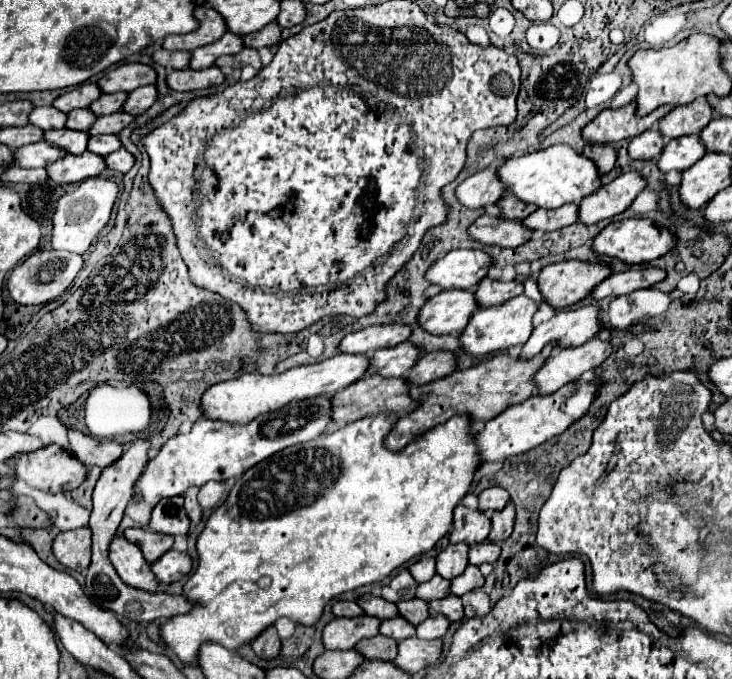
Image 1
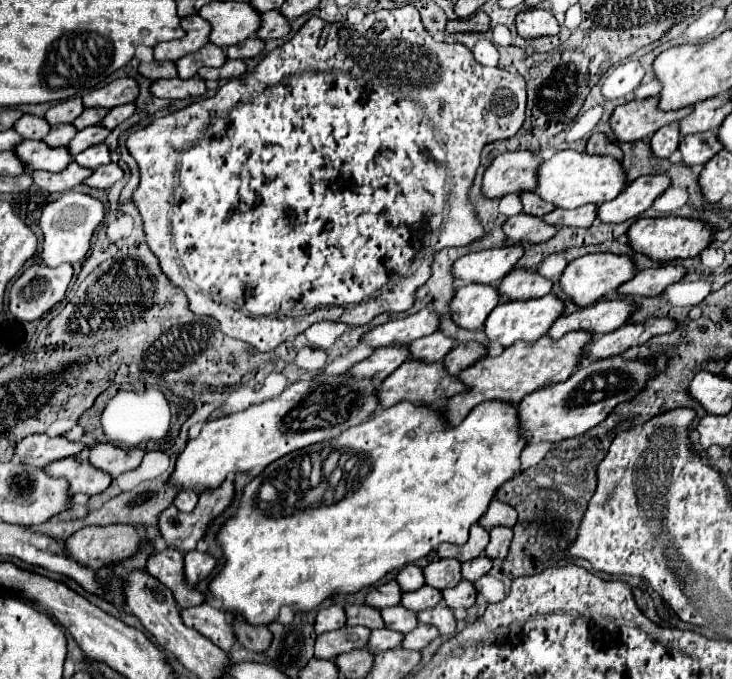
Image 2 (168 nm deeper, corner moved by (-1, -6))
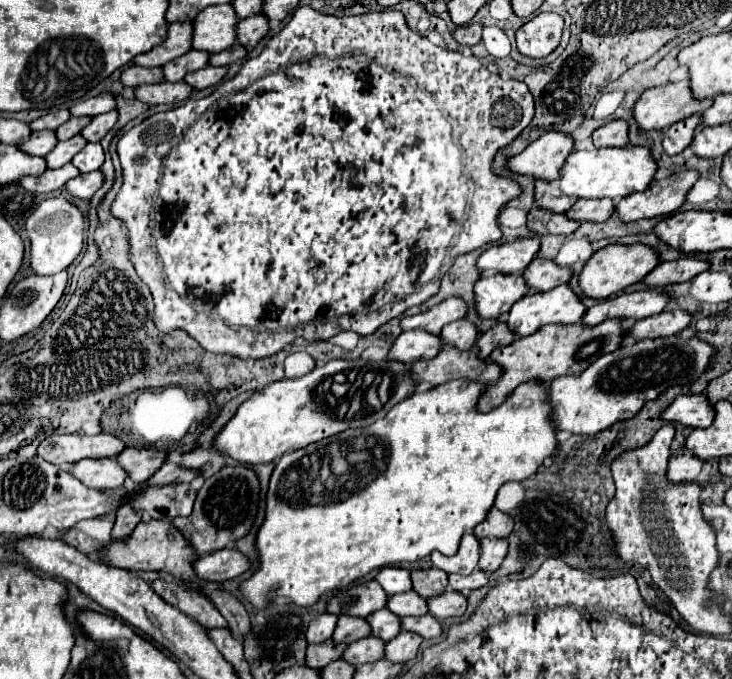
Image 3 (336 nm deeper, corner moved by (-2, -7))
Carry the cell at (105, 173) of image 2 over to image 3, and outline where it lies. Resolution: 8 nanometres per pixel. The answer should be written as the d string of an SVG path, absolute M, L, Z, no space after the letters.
M96 170L96 172L80 174L80 176L72 178L70 182L64 184L64 188L66 188L72 196L76 196L76 198L86 198L86 200L88 200L88 198L92 198L92 194L102 186L102 180L104 180L102 172Z

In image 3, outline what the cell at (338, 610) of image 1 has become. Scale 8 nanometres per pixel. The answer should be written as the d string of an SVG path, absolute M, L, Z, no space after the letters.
M320 614L318 618L314 618L306 630L306 640L308 644L318 644L318 642L326 642L332 638L334 626L336 626L336 616L332 614Z

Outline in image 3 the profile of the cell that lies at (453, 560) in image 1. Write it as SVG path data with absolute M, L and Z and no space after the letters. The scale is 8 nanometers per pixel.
M438 568L414 570L410 572L410 578L412 578L412 590L426 600L432 596L440 596L442 592L448 590L448 574Z

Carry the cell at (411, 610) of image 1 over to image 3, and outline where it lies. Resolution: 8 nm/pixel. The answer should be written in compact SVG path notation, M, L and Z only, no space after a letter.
M378 610L374 614L370 614L366 618L366 622L370 624L370 630L372 630L372 636L388 642L390 638L394 638L394 634L398 634L402 628L398 626L400 618L394 618L394 614L390 614L388 610Z

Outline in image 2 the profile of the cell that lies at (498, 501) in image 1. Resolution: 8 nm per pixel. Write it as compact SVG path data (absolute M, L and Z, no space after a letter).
M493 499L489 503L489 509L479 519L479 525L485 529L497 527L497 525L513 527L515 523L517 523L517 511L511 505L507 505L505 501L497 501L497 499Z

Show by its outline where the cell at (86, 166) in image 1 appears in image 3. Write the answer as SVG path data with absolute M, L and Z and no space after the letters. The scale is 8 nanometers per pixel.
M66 164L56 170L46 170L40 176L24 176L18 180L18 184L28 192L54 192L54 190L60 190L70 178L78 174L80 174L78 168L74 168L72 164Z

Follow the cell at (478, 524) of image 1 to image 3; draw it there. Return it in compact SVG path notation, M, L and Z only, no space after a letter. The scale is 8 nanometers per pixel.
M472 532L462 536L460 550L454 556L446 558L444 554L438 554L438 552L430 554L432 564L438 570L446 570L448 574L456 572L456 574L462 574L462 576L468 576L468 574L472 574L476 570L478 558L480 558L480 542L474 538Z

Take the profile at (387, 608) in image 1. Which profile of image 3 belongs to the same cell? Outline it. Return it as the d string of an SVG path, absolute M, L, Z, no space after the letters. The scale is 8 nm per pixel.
M340 616L336 630L332 634L332 642L352 644L352 642L366 638L366 636L370 636L370 628L366 626L364 618L344 618L344 616Z

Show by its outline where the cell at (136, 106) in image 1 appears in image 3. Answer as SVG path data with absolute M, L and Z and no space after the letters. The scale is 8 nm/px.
M110 110L110 112L106 112L106 114L94 116L92 122L82 128L82 132L80 132L82 138L84 138L86 142L100 142L100 140L106 136L106 132L116 124L116 120L118 120L116 116L118 116L116 110Z

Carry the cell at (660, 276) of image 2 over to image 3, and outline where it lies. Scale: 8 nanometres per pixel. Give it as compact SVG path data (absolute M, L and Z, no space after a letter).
M680 258L680 260L672 260L672 262L660 262L646 278L646 286L650 288L664 288L668 284L676 284L676 282L686 282L692 280L694 276L698 276L700 272L708 270L710 262L706 260L698 260L698 258Z

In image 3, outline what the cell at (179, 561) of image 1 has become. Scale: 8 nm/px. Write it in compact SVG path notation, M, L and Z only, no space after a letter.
M224 548L214 554L200 556L194 564L194 570L202 580L218 584L244 574L248 568L250 568L248 556L244 556L234 548Z

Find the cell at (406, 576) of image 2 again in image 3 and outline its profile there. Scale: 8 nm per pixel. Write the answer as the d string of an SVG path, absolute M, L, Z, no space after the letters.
M382 568L376 574L376 582L384 588L386 594L398 594L398 592L408 592L412 590L412 582L410 582L410 572L402 570L402 568Z

